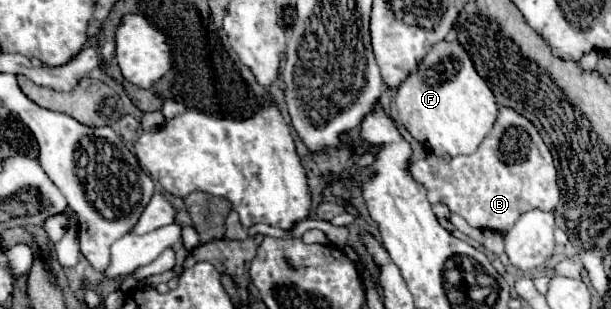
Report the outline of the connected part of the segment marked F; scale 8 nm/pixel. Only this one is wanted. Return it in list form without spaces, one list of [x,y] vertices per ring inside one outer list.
[[[439,41],[425,55],[425,61],[421,61],[421,65],[413,73],[409,73],[409,77],[397,87],[395,105],[397,105],[399,121],[407,127],[407,131],[417,141],[429,141],[435,155],[439,157],[473,153],[479,147],[479,143],[489,135],[497,119],[497,99],[493,97],[493,91],[489,89],[485,79],[477,73],[473,59],[459,41]]]

